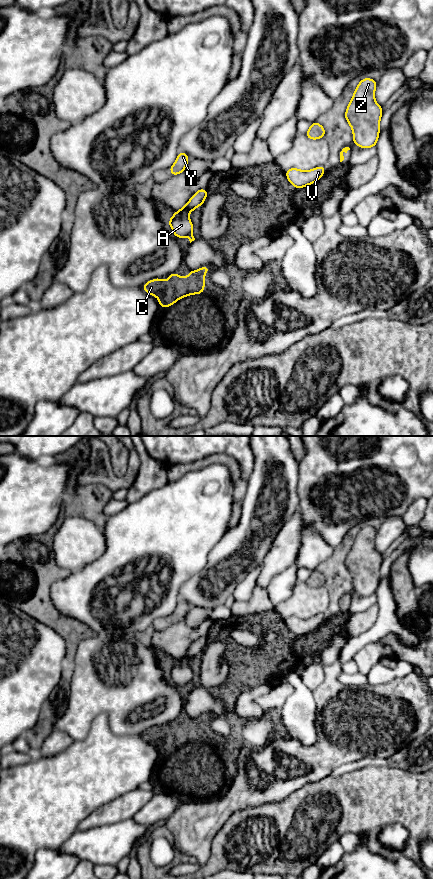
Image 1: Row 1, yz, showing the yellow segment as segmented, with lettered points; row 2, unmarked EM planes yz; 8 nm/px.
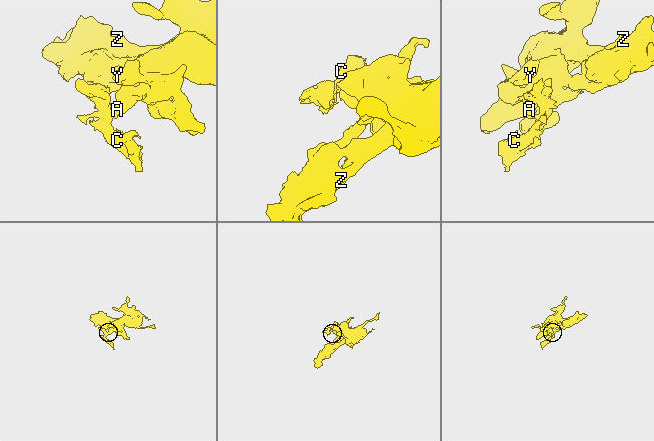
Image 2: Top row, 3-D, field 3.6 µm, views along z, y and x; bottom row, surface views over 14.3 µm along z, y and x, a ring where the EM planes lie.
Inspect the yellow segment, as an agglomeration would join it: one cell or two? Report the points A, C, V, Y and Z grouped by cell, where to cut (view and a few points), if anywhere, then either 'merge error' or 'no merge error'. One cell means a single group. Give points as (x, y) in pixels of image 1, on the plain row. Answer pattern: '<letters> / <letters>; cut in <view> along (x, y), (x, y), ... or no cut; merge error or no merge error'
A V Y Z / C; cut in yz along (191, 681), (187, 684); merge error

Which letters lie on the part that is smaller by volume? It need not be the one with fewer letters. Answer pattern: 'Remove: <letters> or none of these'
Remove: C

